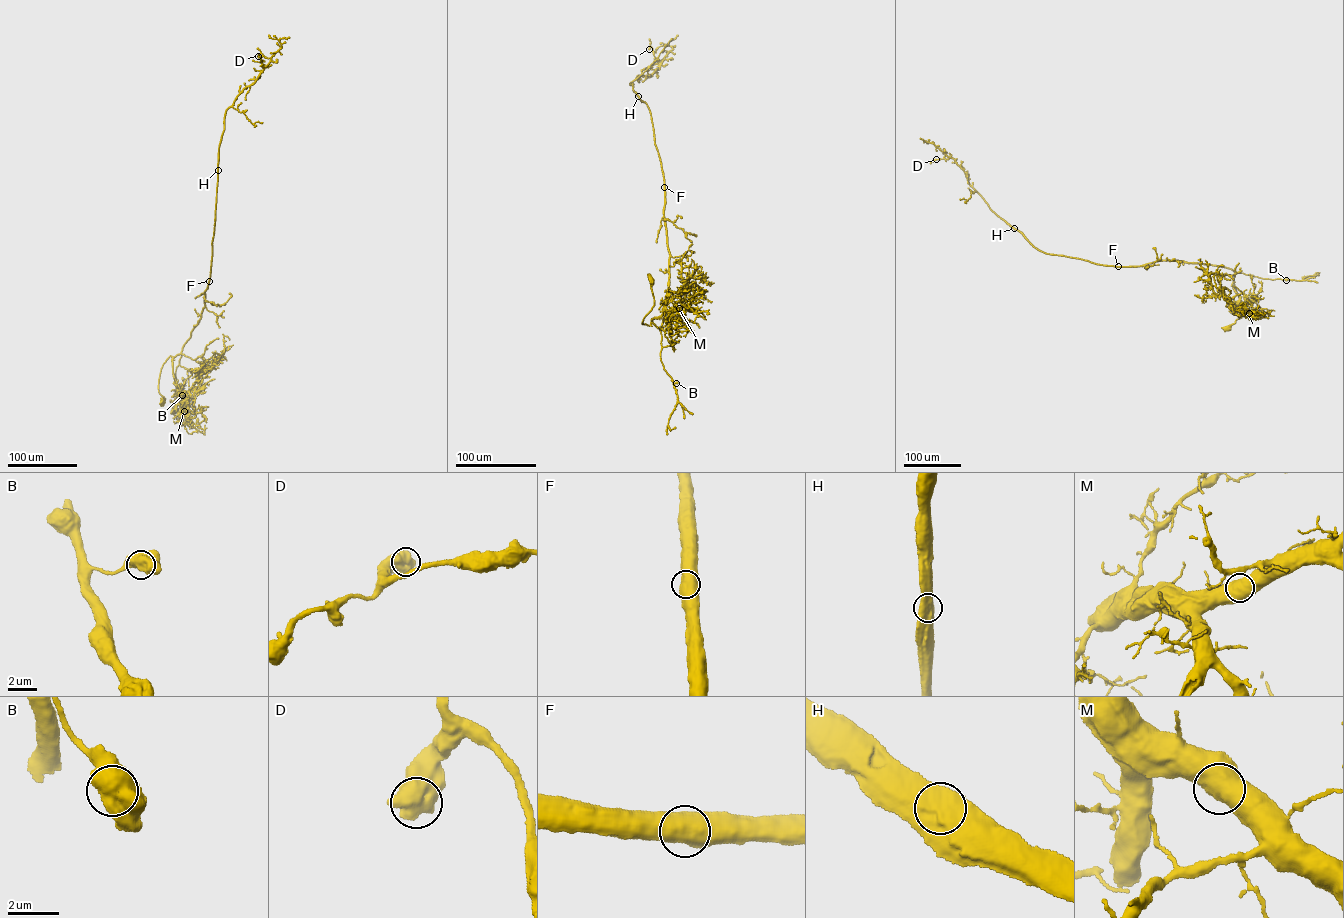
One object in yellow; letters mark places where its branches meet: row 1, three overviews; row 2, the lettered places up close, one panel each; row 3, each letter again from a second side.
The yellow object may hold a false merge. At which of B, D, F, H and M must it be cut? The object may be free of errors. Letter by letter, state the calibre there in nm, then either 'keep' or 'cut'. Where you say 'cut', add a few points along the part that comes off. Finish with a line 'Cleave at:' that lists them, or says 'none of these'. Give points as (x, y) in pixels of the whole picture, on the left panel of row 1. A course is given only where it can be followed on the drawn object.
B: calibre 850 nm; keep
D: calibre 850 nm; keep
F: calibre 850 nm; keep
H: calibre 950 nm; keep
M: calibre 800 nm; keep
Cleave at: none of these

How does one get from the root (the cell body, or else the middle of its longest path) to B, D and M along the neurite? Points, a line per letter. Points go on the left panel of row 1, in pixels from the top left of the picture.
B: (162, 402), (165, 398), (158, 388), (161, 368), (170, 356), (172, 358), (181, 353), (175, 373), (182, 395)
D: (162, 402), (161, 368), (180, 353), (204, 305), (225, 111), (263, 70), (258, 56)
M: (162, 402), (165, 398), (159, 391), (159, 378), (163, 364), (171, 356), (180, 404), (184, 411)

